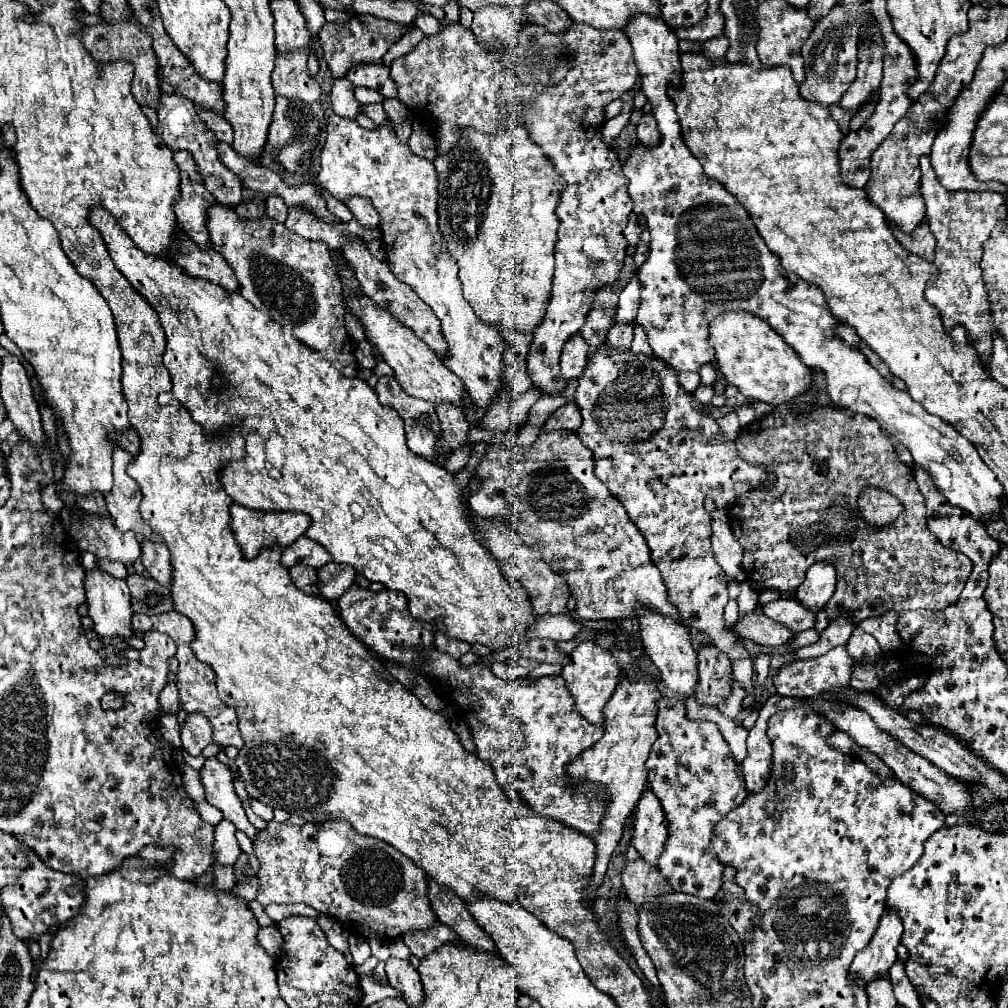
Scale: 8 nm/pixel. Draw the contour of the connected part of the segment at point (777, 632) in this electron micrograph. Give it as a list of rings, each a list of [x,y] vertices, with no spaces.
[[[755,609],[745,615],[739,615],[739,619],[733,623],[733,633],[737,637],[751,639],[759,645],[769,645],[769,647],[785,645],[793,637],[793,633],[787,627],[765,617]]]

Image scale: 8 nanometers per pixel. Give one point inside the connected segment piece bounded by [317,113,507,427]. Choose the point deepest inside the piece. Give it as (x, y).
(368, 161)

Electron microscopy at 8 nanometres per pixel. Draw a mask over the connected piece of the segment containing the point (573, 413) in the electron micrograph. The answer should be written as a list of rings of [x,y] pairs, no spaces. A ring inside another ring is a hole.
[[[575,403],[563,405],[561,409],[553,411],[551,417],[543,423],[541,431],[557,431],[557,429],[567,429],[567,431],[577,431],[581,425],[581,413]]]

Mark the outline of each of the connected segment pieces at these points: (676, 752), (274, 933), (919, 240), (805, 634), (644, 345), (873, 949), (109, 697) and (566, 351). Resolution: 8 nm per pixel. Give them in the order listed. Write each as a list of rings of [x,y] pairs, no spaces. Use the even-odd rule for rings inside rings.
[[[665,695],[659,699],[657,715],[659,739],[649,753],[649,785],[661,801],[669,823],[669,839],[659,859],[659,871],[675,891],[713,899],[721,887],[723,865],[711,847],[713,827],[747,797],[743,767],[733,759],[719,727],[711,721],[691,721],[683,699]],[[679,729],[679,731],[675,731]]]
[[[261,927],[259,933],[257,933],[257,941],[273,959],[281,957],[281,951],[283,951],[285,943],[283,943],[277,927]]]
[[[888,219],[887,223],[893,229],[893,234],[897,237],[897,240],[909,253],[919,255],[925,261],[933,261],[935,259],[935,237],[929,231],[927,223],[917,227],[917,231],[913,231],[913,233],[901,233]]]
[[[810,629],[796,634],[789,645],[793,648],[801,648],[813,644],[819,640],[820,634],[815,629]]]
[[[633,323],[633,343],[631,343],[631,353],[643,353],[643,355],[651,355],[655,357],[653,349],[649,347],[647,339],[645,339],[645,331],[639,323]]]
[[[885,915],[881,917],[877,935],[869,941],[869,945],[857,953],[857,957],[851,963],[851,975],[861,979],[863,983],[871,983],[873,979],[885,977],[891,969],[891,965],[897,961],[895,947],[901,941],[901,919],[899,915]]]
[[[109,691],[109,693],[105,693],[105,695],[101,697],[101,707],[103,707],[103,709],[121,709],[123,705],[125,705],[125,697],[119,695],[119,693]]]
[[[573,335],[561,351],[561,375],[563,379],[579,377],[587,365],[587,343],[581,335]]]

